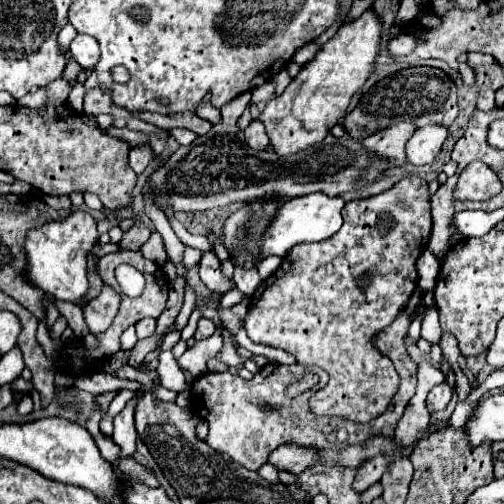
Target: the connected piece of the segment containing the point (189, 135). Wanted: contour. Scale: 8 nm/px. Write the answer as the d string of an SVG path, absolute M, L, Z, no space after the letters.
M174 128L168 130L168 133L175 137L175 140L178 142L179 145L189 146L196 140L197 134L185 129L185 128Z

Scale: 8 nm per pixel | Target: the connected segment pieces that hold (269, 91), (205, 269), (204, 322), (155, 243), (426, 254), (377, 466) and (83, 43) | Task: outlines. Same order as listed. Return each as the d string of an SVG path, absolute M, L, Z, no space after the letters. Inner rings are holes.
M270 78L270 80L266 80L262 86L252 88L251 94L251 104L256 104L256 102L263 100L269 101L274 96L274 80Z
M204 252L202 254L202 260L200 260L200 280L202 280L202 284L210 292L216 292L216 294L222 294L222 296L234 288L234 282L230 282L224 276L220 260L212 252Z
M200 318L200 320L198 320L198 328L196 328L196 332L194 332L194 340L210 338L210 336L214 334L214 330L216 330L216 326L214 326L212 320L208 320L208 318Z
M158 232L151 234L147 242L140 248L140 251L144 258L156 262L158 266L162 266L168 260L162 237Z
M423 250L417 260L416 269L418 272L418 286L420 286L422 290L434 288L434 282L436 282L438 270L440 270L440 264L438 264L436 256L430 252L430 250ZM430 280L432 280L432 284L430 284Z
M384 456L366 460L366 462L362 464L362 468L358 470L358 474L356 474L356 476L358 476L358 478L354 480L356 490L358 490L358 492L364 492L364 490L370 488L372 484L376 484L376 482L382 478L382 474L384 474L386 468L388 468L388 460L386 460Z
M78 34L78 36L72 40L70 50L72 50L74 60L76 60L82 68L92 68L92 66L96 66L98 58L100 58L98 42L96 42L92 36L82 36L82 34Z

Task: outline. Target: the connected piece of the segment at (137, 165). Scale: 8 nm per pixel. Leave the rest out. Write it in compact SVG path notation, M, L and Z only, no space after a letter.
M132 148L130 150L130 168L140 176L152 164L152 150L150 148Z

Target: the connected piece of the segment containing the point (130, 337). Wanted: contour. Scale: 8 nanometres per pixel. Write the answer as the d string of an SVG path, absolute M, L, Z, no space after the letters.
M134 326L128 327L121 336L121 350L132 349L137 343L138 338L136 335L136 330Z

